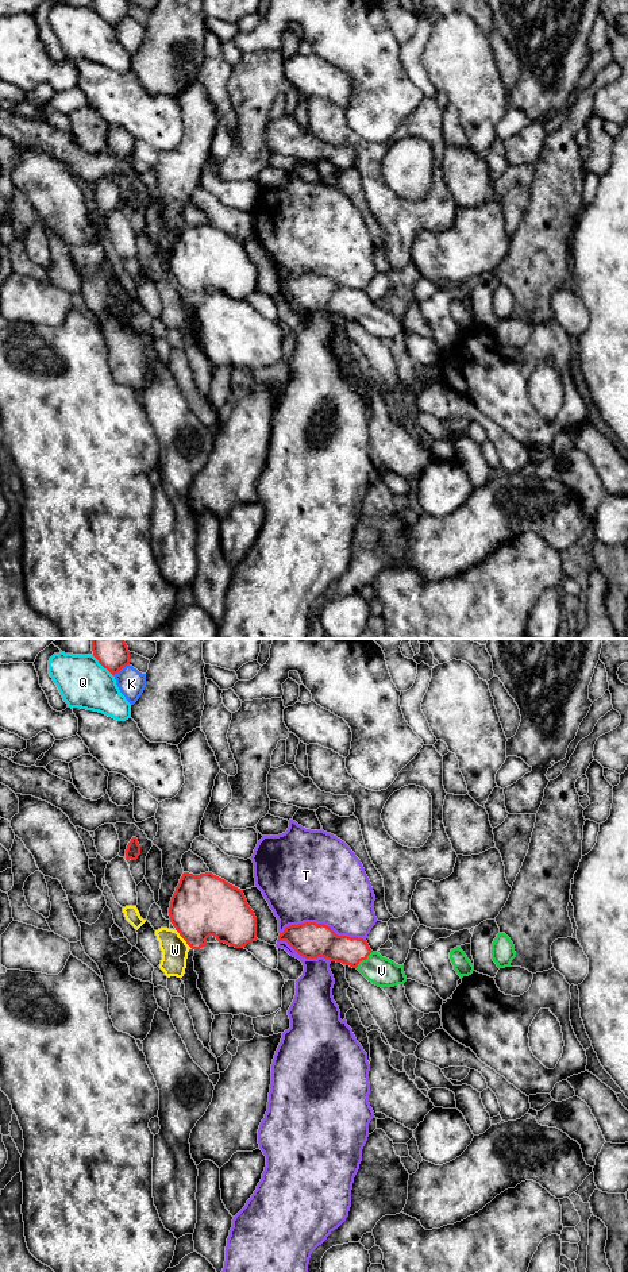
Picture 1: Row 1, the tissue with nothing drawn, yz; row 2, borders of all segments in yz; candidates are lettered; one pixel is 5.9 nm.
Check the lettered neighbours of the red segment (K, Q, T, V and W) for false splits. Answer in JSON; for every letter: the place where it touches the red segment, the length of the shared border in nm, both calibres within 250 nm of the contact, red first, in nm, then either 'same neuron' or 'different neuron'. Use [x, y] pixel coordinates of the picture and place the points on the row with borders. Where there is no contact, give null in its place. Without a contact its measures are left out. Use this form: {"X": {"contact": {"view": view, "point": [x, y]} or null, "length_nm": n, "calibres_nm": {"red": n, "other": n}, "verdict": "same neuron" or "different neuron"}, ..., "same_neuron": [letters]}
{"K": {"contact": {"view": "yz", "point": [120, 669]}, "length_nm": 120, "calibres_nm": {"red": 200, "other": 160}, "verdict": "different neuron"}, "Q": {"contact": {"view": "yz", "point": [103, 666]}, "length_nm": 180, "calibres_nm": {"red": 200, "other": 300}, "verdict": "different neuron"}, "T": {"contact": {"view": "yz", "point": [323, 924]}, "length_nm": 500, "calibres_nm": {"red": 220, "other": 480}, "verdict": "different neuron"}, "V": {"contact": {"view": "yz", "point": [363, 959]}, "length_nm": 140, "calibres_nm": {"red": 170, "other": 170}, "verdict": "same neuron"}, "W": {"contact": {"view": "yz", "point": [182, 937]}, "length_nm": 140, "calibres_nm": {"red": 380, "other": 160}, "verdict": "different neuron"}, "same_neuron": ["V"]}

